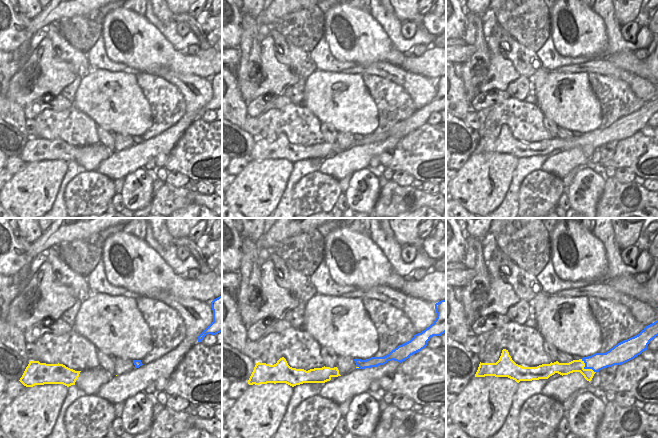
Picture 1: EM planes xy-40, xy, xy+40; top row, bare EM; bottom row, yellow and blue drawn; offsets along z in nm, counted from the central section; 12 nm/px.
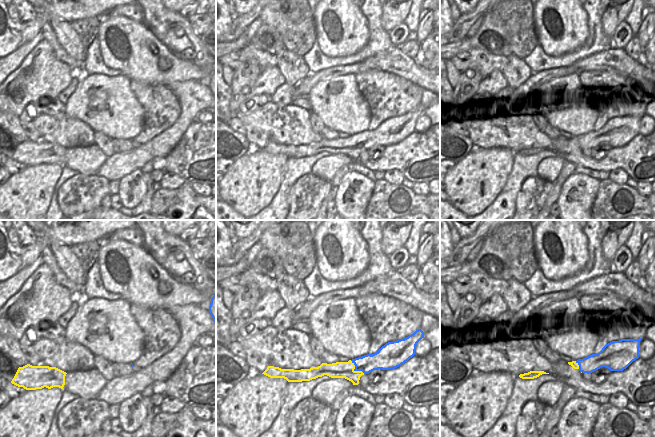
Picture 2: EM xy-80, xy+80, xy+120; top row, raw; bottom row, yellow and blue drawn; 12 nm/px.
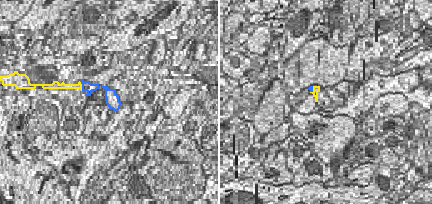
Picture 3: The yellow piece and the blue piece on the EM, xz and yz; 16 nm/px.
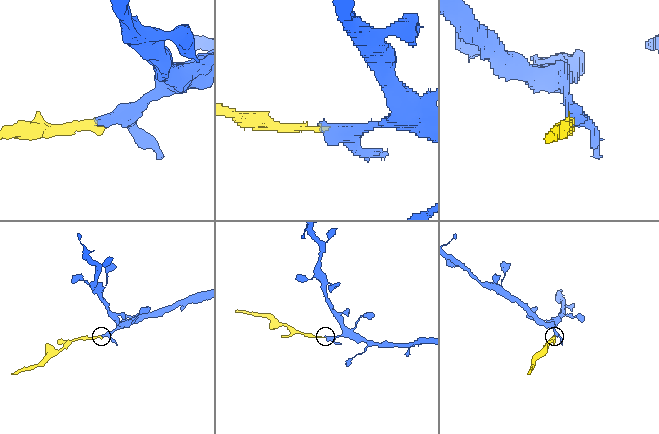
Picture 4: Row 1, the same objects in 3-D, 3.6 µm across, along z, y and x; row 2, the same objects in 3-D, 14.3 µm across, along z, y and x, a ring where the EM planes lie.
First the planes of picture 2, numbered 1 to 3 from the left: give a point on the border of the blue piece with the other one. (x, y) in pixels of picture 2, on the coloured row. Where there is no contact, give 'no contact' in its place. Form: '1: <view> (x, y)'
1: no contact
2: xy+80 (355, 371)
3: xy+120 (578, 365)

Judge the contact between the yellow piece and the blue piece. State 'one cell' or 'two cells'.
one cell

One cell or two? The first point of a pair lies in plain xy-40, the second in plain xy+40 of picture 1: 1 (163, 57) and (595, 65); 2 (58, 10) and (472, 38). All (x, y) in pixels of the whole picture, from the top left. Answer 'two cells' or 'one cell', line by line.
1: two cells
2: two cells

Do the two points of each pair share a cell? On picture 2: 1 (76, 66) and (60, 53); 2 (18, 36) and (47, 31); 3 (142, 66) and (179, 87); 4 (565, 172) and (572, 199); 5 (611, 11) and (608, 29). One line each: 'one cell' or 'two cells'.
1: one cell
2: two cells
3: two cells
4: two cells
5: one cell

